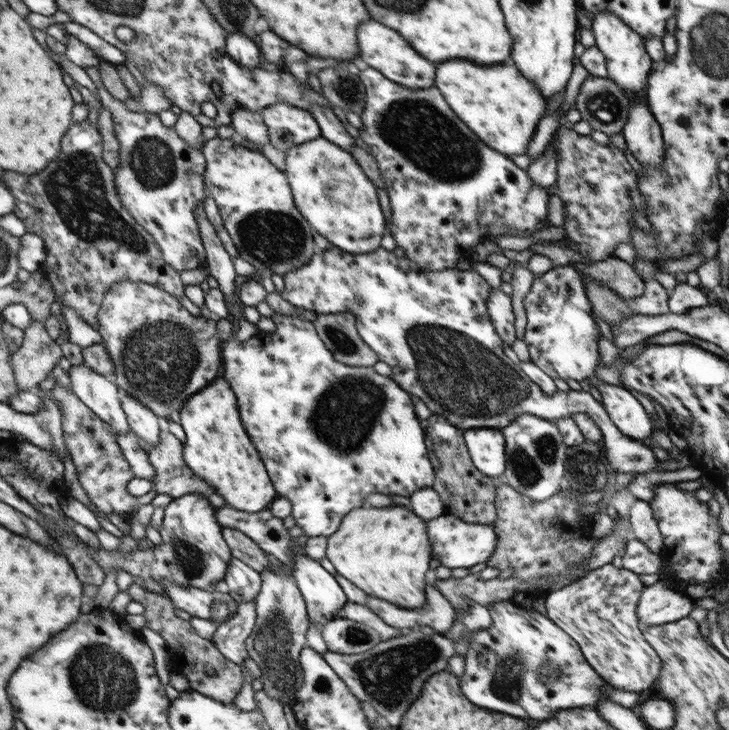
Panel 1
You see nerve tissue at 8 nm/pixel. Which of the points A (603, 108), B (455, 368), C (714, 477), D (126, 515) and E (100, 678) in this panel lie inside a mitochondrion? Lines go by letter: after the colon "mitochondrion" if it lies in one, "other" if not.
A: mitochondrion
B: mitochondrion
C: other
D: other
E: mitochondrion

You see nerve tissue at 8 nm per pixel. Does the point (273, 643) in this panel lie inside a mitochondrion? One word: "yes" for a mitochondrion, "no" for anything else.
yes

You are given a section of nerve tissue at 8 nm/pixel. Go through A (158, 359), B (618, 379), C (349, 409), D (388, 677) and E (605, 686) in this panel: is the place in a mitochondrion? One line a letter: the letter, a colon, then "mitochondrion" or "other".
A: mitochondrion
B: other
C: mitochondrion
D: mitochondrion
E: other

